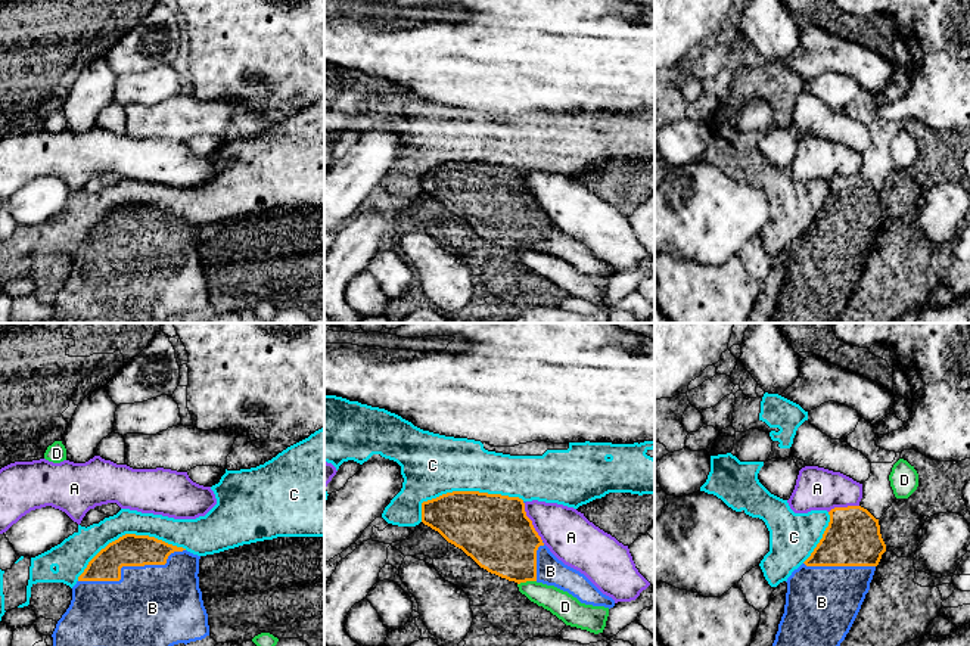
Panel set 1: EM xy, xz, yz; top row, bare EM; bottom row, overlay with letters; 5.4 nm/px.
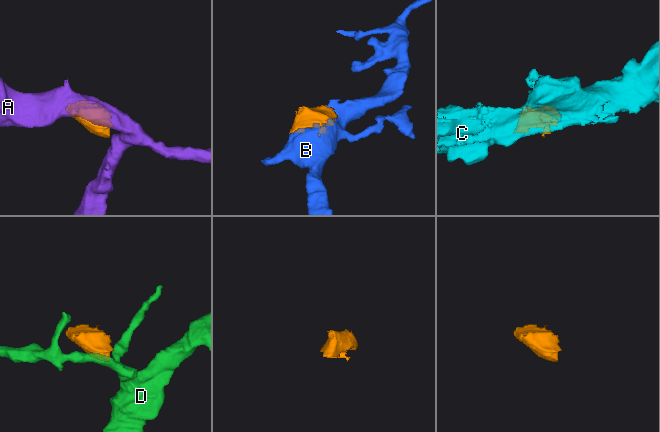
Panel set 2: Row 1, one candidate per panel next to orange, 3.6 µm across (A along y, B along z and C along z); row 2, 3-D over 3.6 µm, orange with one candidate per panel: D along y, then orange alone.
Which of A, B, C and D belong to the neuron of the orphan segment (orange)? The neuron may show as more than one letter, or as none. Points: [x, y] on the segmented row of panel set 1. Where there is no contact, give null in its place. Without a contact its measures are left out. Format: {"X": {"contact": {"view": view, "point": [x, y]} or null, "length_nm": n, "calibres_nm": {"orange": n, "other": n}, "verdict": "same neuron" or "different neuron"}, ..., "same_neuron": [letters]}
{"A": {"contact": {"view": "xz", "point": [531, 522]}, "length_nm": 240, "calibres_nm": {"orange": 380, "other": 280}, "verdict": "different neuron"}, "B": {"contact": {"view": "xy", "point": [128, 565]}, "length_nm": 600, "calibres_nm": {"orange": 180, "other": 440}, "verdict": "same neuron"}, "C": {"contact": {"view": "xz", "point": [463, 491]}, "length_nm": 600, "calibres_nm": {"orange": 380, "other": 340}, "verdict": "different neuron"}, "D": {"contact": {"view": "xz", "point": [527, 580]}, "length_nm": 110, "calibres_nm": {"orange": 360, "other": 140}, "verdict": "different neuron"}, "same_neuron": ["B"]}

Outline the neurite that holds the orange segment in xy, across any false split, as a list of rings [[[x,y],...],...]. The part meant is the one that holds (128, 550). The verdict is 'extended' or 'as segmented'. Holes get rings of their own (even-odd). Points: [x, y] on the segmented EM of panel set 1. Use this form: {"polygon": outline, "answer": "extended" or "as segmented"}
{"polygon": [[[125,534],[102,549],[72,587],[72,600],[52,634],[53,646],[174,646],[209,636],[199,588],[200,556],[149,535]]], "answer": "extended"}

